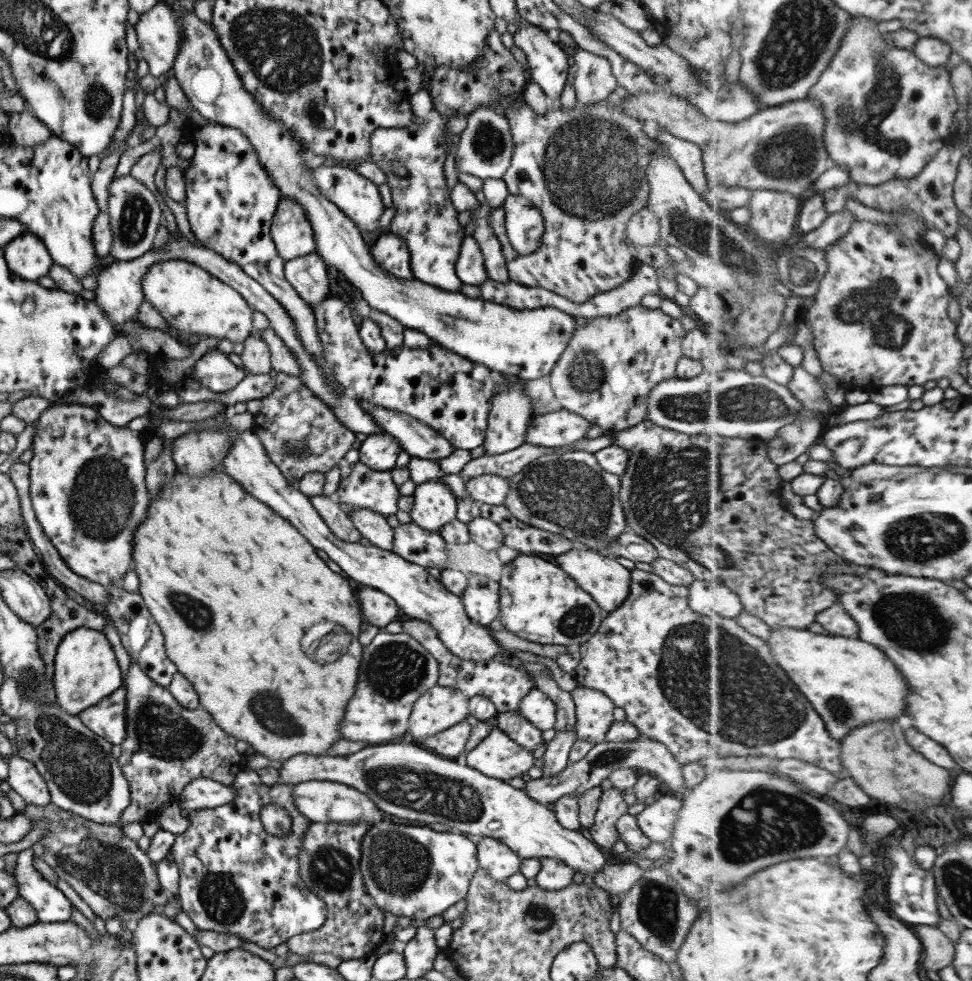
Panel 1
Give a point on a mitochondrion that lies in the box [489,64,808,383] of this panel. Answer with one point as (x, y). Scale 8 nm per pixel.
(590, 164)

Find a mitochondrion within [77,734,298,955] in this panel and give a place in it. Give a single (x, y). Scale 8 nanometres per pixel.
(222, 904)

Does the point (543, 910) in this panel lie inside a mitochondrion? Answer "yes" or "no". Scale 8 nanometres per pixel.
yes

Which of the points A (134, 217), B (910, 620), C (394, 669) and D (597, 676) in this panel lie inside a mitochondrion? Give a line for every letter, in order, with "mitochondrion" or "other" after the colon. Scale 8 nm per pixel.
A: mitochondrion
B: mitochondrion
C: mitochondrion
D: other

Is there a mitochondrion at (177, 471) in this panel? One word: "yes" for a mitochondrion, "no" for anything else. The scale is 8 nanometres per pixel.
no

